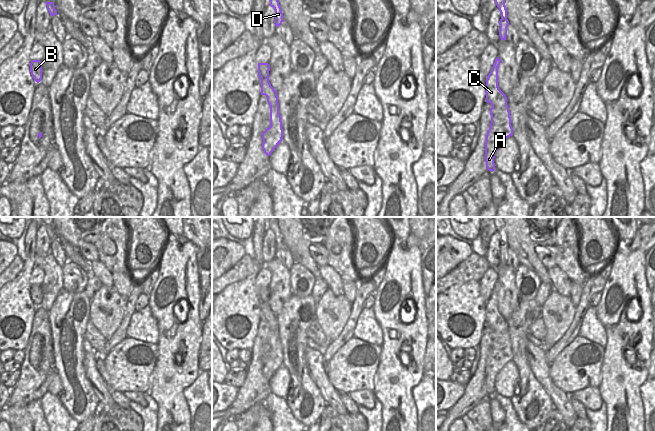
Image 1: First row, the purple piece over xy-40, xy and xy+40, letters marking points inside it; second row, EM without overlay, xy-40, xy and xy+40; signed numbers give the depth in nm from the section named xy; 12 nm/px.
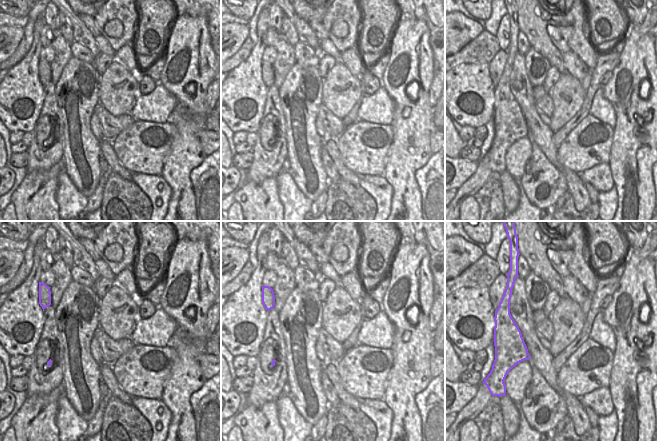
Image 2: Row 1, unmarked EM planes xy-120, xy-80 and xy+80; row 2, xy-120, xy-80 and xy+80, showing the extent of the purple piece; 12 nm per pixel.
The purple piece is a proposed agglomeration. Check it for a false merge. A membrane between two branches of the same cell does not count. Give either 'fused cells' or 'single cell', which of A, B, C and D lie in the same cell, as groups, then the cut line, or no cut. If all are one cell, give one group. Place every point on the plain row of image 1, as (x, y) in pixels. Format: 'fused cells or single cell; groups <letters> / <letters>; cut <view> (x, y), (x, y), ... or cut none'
fused cells; groups A C D / B; cut xy (267, 301), (261, 304)

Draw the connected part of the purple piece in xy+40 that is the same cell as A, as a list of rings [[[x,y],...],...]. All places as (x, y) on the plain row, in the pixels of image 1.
[[[496,282],[486,302],[486,326],[490,327],[491,347],[485,365],[485,386],[489,395],[495,394],[495,377],[502,367],[513,358],[511,341],[506,319],[498,311],[498,291],[501,287]]]

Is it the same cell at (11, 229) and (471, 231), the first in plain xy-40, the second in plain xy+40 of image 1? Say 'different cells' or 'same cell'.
same cell

